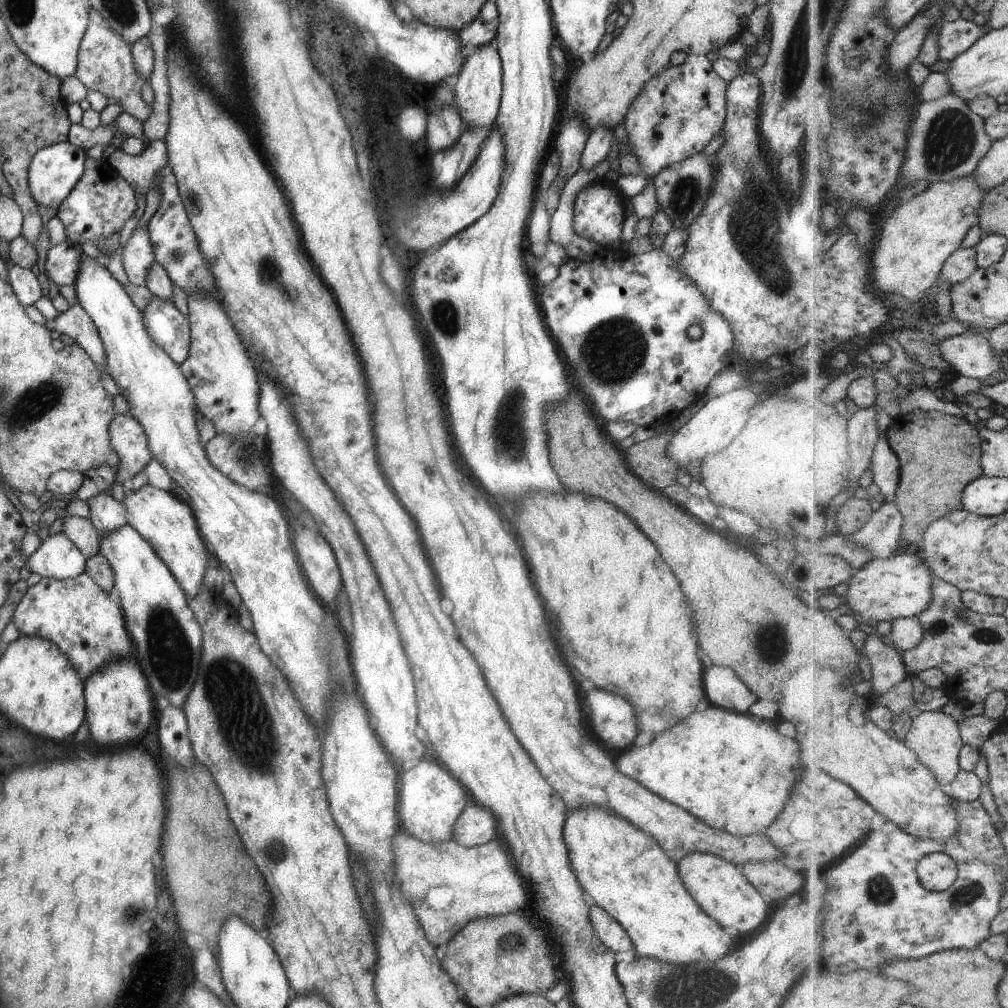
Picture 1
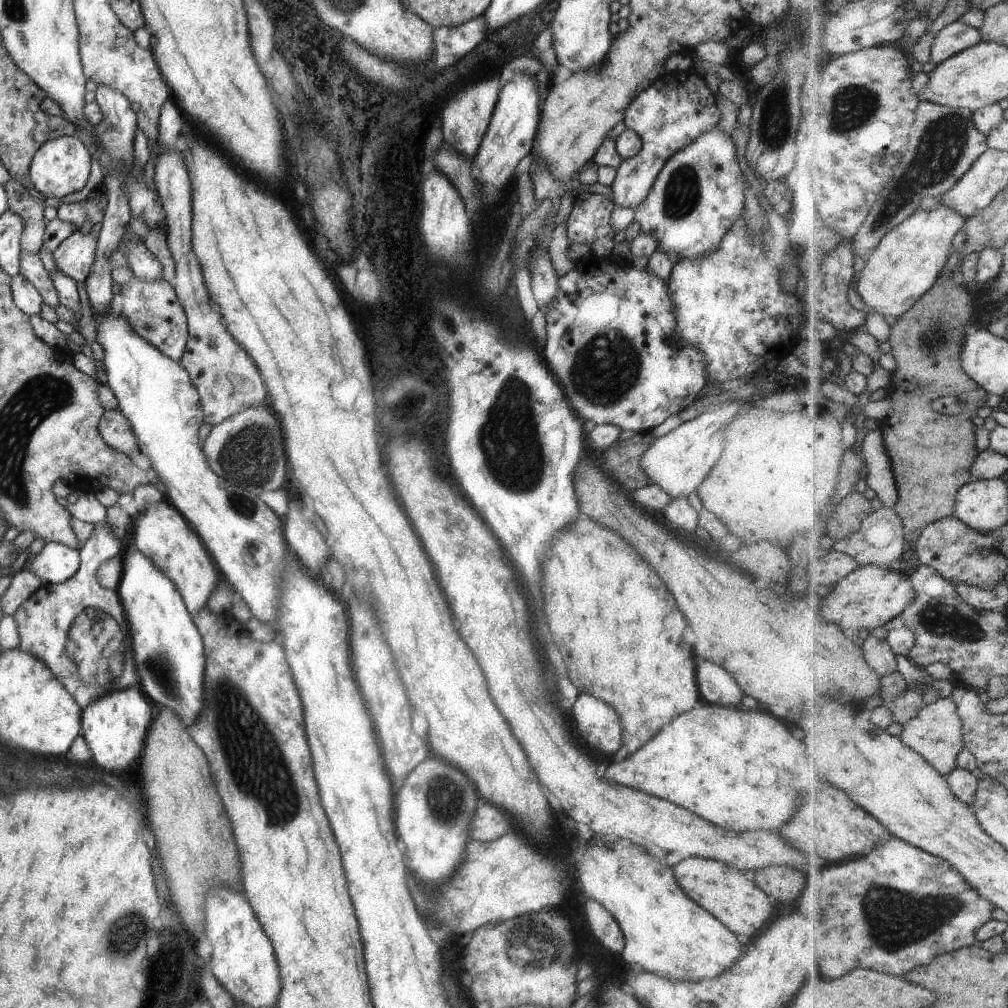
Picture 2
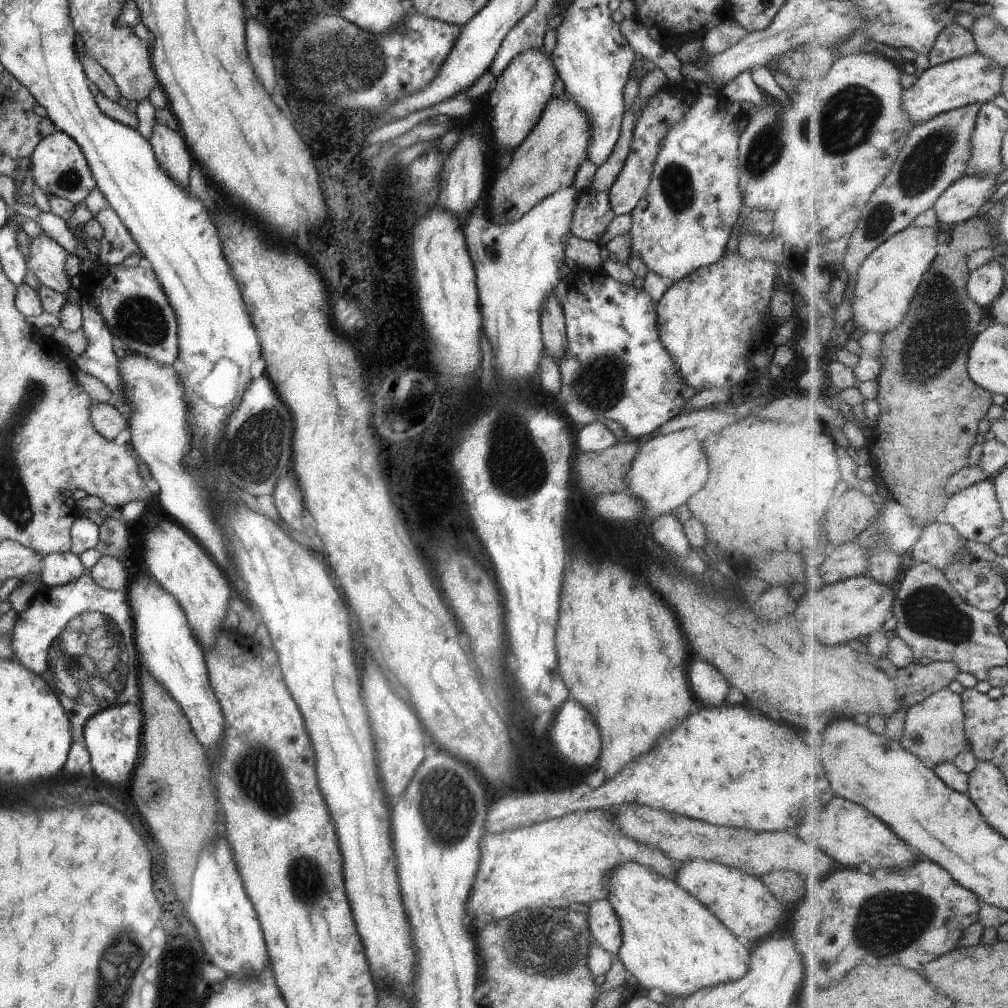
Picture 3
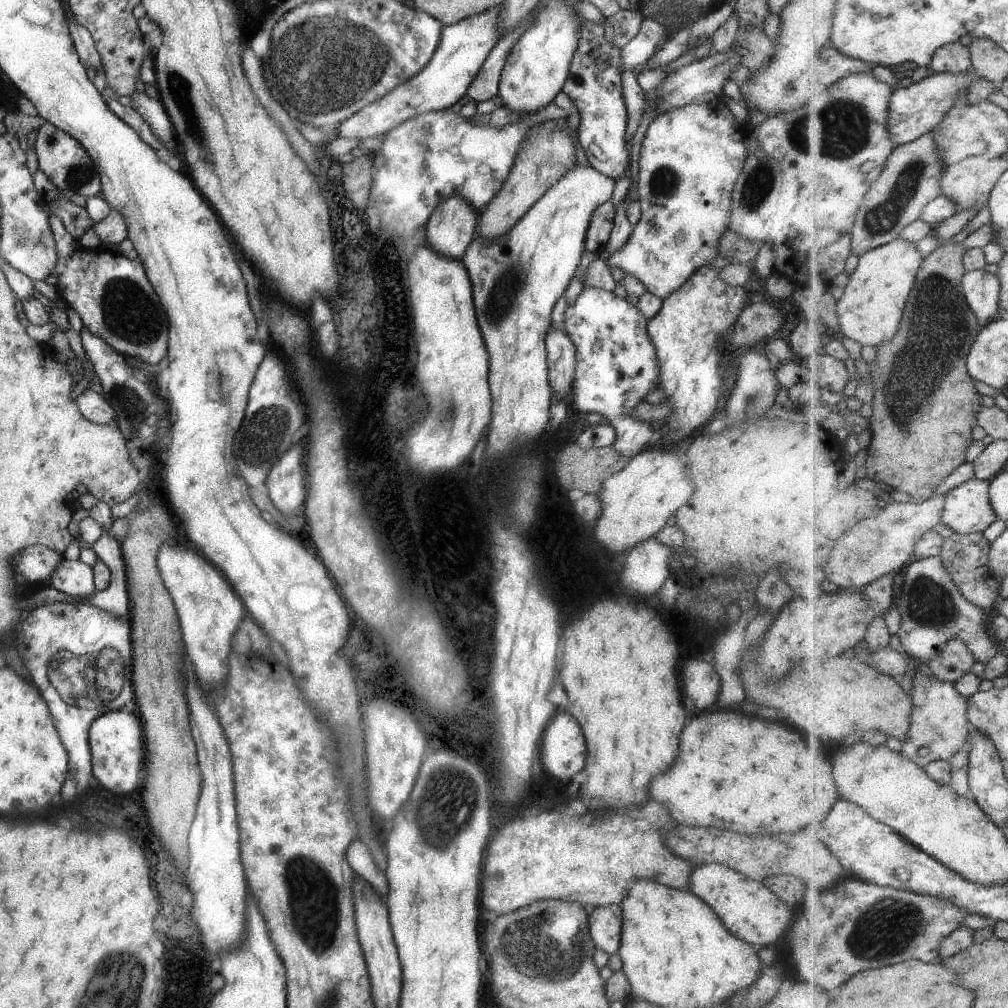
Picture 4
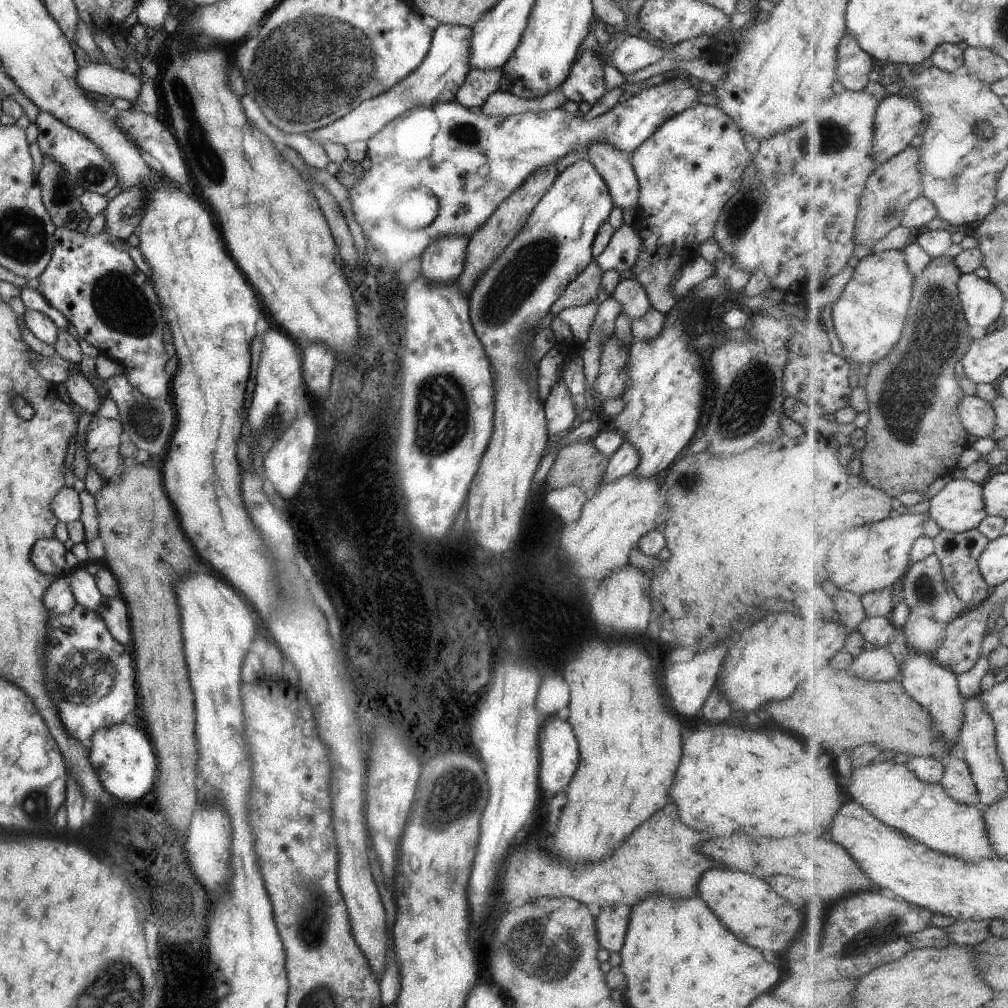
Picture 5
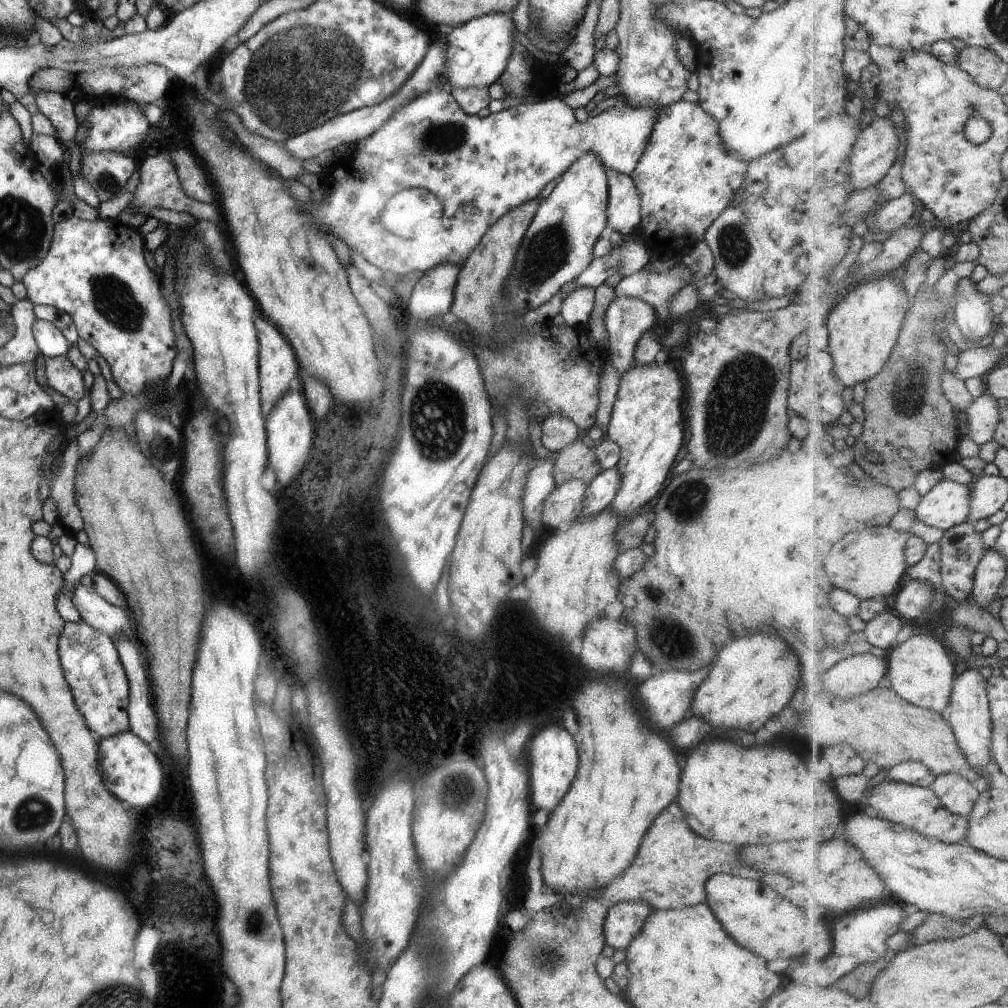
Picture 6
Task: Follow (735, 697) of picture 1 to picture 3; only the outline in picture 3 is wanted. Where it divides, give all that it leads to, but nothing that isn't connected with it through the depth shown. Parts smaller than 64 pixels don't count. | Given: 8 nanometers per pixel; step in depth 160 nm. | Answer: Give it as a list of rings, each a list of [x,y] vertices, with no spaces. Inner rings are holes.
[[[695,660],[689,666],[687,678],[695,700],[699,700],[695,704],[716,707],[725,703],[723,700],[728,693],[728,682],[713,665],[704,660]]]

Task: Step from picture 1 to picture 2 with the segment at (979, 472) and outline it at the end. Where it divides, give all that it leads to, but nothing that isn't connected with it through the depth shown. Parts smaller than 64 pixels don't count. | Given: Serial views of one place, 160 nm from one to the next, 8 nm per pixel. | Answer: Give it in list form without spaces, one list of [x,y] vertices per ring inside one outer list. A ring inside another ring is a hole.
[[[959,271],[941,274],[936,285],[924,294],[919,302],[907,311],[899,320],[893,323],[892,335],[888,343],[892,346],[892,356],[896,361],[896,368],[891,372],[891,386],[893,392],[887,394],[892,402],[893,413],[886,417],[879,429],[883,433],[886,449],[891,457],[893,474],[898,486],[900,500],[895,509],[896,513],[905,520],[907,538],[911,543],[917,542],[924,528],[941,519],[953,517],[959,490],[962,486],[975,480],[972,476],[972,466],[980,453],[975,446],[975,429],[973,416],[985,404],[988,392],[963,370],[962,348],[965,345],[966,334],[963,326],[973,323],[973,298],[971,292],[965,290],[961,283]],[[943,396],[957,396],[965,402],[963,415],[942,415],[931,408],[931,402]],[[911,498],[919,500],[921,514],[911,514]]]

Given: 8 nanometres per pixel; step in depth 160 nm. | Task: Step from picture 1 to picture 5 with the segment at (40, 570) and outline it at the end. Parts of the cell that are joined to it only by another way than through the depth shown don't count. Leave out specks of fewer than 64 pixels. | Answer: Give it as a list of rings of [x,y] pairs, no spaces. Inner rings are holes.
[[[77,565],[76,568],[67,571],[66,575],[75,603],[98,614],[103,596],[95,584],[94,576],[87,573],[85,565]]]

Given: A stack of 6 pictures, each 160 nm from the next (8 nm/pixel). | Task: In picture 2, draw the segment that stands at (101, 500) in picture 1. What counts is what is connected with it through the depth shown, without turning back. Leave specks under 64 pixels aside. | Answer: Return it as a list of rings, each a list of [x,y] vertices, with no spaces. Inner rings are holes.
[[[109,524],[95,525],[91,534],[84,540],[82,547],[78,550],[80,565],[75,574],[60,583],[42,584],[12,614],[20,640],[17,646],[18,649],[36,656],[39,661],[47,665],[53,676],[56,676],[65,687],[65,690],[72,694],[81,710],[94,698],[99,698],[115,689],[121,690],[127,687],[139,686],[124,608],[116,591],[99,586],[95,576],[99,563],[120,554],[122,546],[120,540],[111,531]]]

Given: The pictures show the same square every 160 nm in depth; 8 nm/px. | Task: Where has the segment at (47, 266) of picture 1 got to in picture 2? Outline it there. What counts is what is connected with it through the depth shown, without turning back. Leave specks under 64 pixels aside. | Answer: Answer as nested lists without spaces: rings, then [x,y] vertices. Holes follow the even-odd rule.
[[[79,230],[67,236],[51,253],[56,270],[75,282],[84,282],[94,263],[96,238]]]

